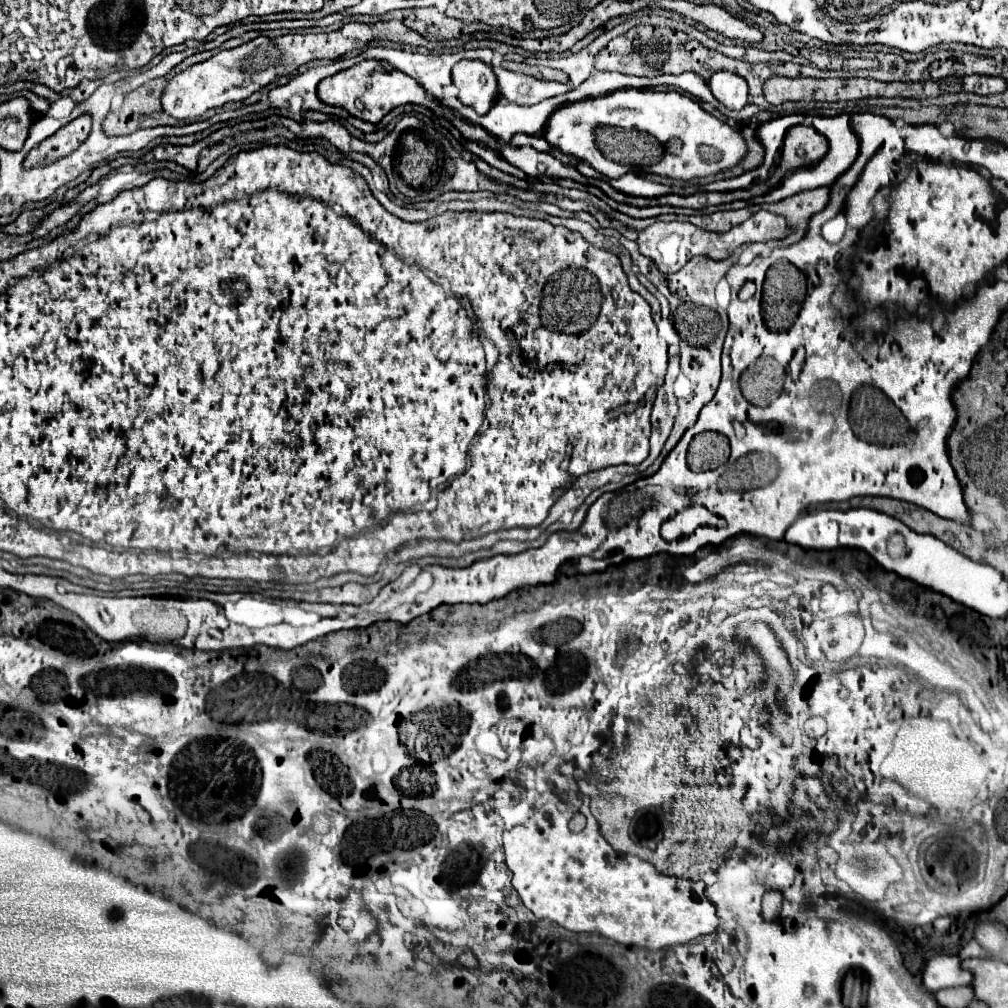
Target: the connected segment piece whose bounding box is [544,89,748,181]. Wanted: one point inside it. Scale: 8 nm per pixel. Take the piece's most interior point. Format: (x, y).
(666, 115)

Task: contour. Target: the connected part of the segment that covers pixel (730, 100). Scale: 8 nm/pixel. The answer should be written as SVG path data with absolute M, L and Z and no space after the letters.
M718 71L708 81L712 95L728 109L742 109L748 103L748 85L734 73Z

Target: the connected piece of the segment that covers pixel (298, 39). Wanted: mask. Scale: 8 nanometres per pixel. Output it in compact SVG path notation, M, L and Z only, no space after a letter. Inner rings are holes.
M378 21L378 23L348 23L332 33L318 35L282 35L276 39L256 37L240 47L220 51L214 57L188 67L186 71L174 75L162 91L160 103L162 109L174 119L194 119L212 107L220 107L228 101L242 101L250 97L254 91L260 91L274 79L292 73L300 65L314 59L338 59L348 51L358 51L366 47L374 39L388 39L394 43L408 43L414 47L438 49L438 41L428 41L416 31L408 29L400 21Z

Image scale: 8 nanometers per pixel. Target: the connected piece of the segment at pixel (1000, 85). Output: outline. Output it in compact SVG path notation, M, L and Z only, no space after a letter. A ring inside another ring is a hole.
M978 75L978 81L972 79L972 91L978 95L994 95L1006 89L1006 81L1002 77L988 77L988 75Z

